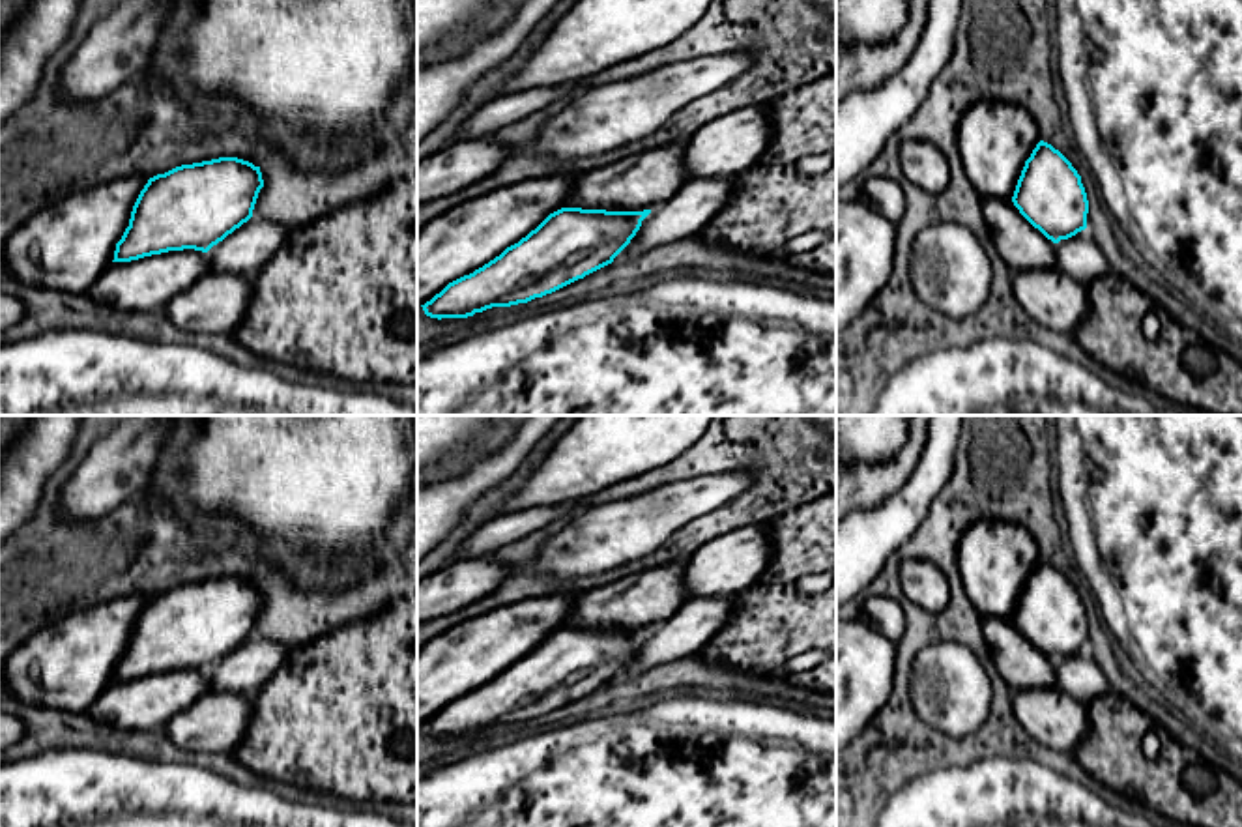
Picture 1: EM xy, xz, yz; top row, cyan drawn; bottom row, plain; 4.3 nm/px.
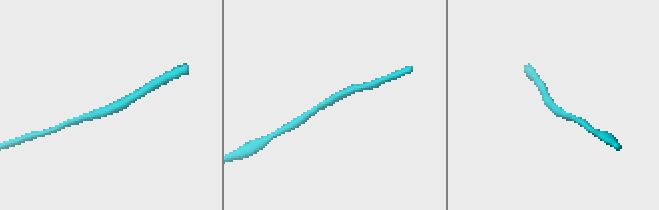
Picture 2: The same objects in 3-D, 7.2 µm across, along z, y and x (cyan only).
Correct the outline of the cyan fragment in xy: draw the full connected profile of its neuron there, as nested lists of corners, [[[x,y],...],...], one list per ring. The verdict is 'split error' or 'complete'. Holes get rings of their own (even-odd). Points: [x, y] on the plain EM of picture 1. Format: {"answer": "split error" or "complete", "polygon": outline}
{"answer": "complete", "polygon": [[[238,576],[157,593],[140,610],[112,681],[183,668],[208,672],[253,636],[262,606],[260,586]]]}

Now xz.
{"answer": "complete", "polygon": [[[561,627],[499,675],[449,702],[423,726],[430,737],[468,737],[552,713],[608,685],[651,632]]]}

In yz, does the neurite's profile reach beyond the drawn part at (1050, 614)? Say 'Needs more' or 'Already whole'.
Already whole

